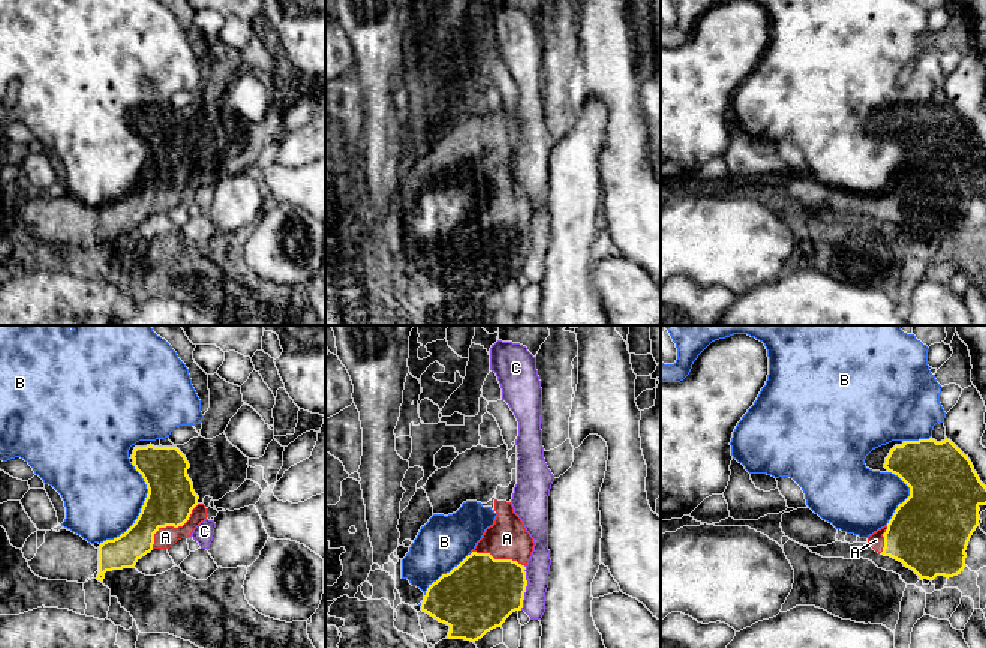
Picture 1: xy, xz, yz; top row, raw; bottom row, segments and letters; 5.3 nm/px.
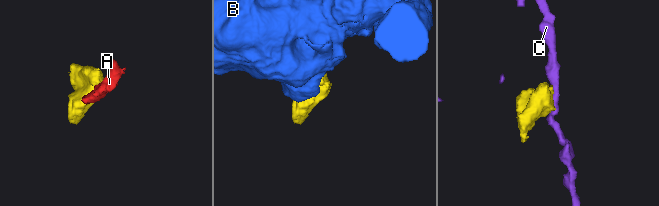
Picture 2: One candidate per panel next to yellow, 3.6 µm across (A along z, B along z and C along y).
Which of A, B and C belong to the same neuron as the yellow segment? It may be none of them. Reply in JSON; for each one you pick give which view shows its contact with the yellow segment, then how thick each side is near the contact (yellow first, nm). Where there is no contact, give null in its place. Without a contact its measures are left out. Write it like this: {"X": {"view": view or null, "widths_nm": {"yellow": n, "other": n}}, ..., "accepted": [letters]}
{"A": {"view": "xy", "widths_nm": {"yellow": 260, "other": 110}}, "accepted": ["A"]}

